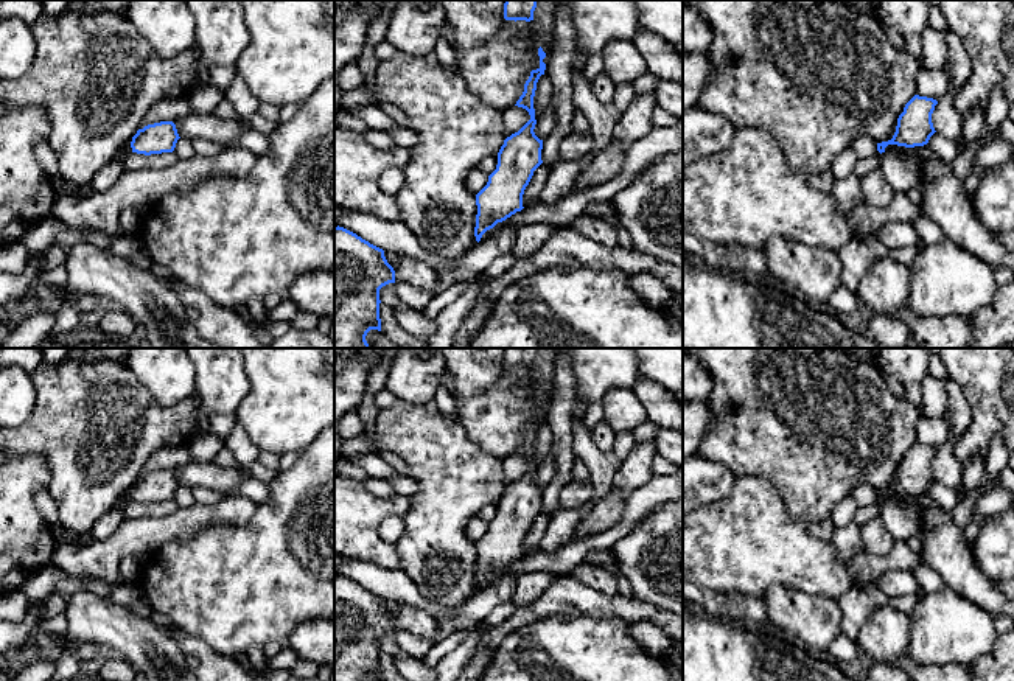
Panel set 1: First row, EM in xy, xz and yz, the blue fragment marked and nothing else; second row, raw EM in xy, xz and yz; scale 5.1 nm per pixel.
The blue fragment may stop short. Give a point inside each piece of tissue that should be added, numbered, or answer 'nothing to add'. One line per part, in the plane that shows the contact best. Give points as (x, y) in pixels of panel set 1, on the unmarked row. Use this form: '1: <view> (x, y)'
1: xz (543, 363)

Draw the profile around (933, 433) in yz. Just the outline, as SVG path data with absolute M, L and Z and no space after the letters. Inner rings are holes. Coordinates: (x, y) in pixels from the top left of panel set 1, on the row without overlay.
M921 415L916 424L916 443L939 449L947 443L950 424L944 417L928 418Z

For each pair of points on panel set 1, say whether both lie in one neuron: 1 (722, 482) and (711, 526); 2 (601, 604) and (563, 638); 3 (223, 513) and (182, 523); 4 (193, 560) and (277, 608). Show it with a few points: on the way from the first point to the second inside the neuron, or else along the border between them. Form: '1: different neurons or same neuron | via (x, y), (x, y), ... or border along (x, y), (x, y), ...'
1: different neurons | border along (737, 476), (733, 488), (725, 496), (699, 507)
2: different neurons | border along (551, 614), (618, 616), (624, 621)
3: same neuron | via (213, 515), (192, 520)
4: same neuron | via (213, 580), (257, 588)

